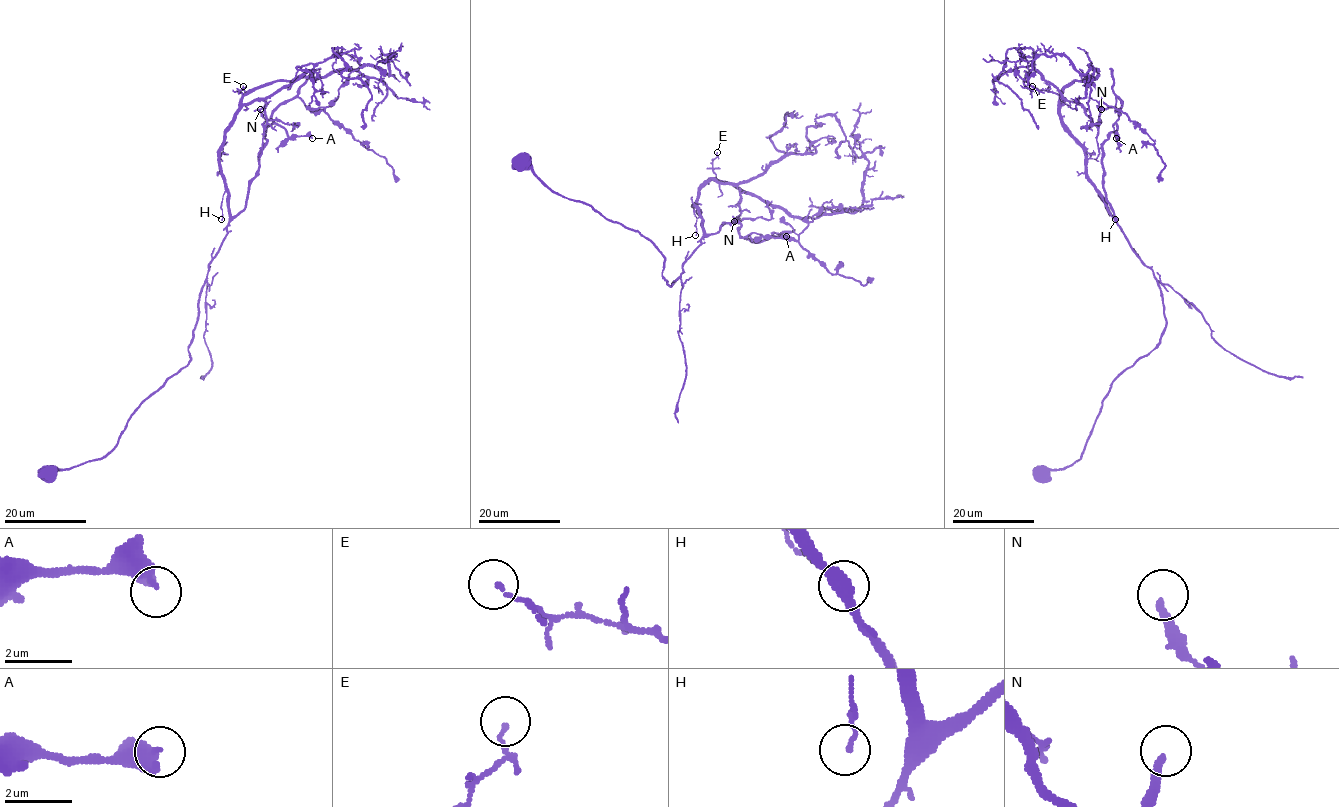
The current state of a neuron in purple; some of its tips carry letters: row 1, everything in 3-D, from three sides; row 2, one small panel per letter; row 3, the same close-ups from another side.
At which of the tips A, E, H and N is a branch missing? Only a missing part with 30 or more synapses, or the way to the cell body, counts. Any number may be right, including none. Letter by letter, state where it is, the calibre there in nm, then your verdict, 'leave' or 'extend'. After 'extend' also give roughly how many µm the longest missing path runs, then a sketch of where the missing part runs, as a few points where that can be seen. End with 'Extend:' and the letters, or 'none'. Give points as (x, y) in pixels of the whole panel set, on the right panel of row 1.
A: place (1116, 138); calibre 380 nm; leave
E: place (1032, 86); calibre 110 nm; leave
H: place (1115, 219); calibre 100 nm; leave
N: place (1101, 109); calibre 240 nm; leave
Extend: none

